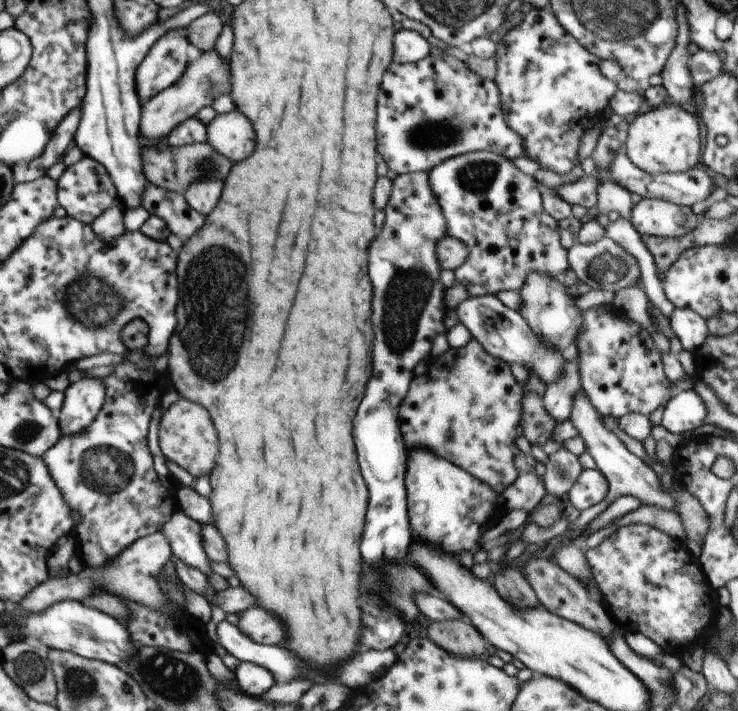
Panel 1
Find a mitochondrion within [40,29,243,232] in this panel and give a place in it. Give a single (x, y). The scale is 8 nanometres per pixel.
(201, 163)

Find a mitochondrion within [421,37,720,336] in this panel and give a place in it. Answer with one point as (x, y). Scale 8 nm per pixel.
(475, 174)

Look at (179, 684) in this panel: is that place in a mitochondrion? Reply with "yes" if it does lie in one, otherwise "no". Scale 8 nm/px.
yes

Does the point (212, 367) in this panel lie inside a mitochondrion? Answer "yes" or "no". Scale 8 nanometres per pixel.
yes

